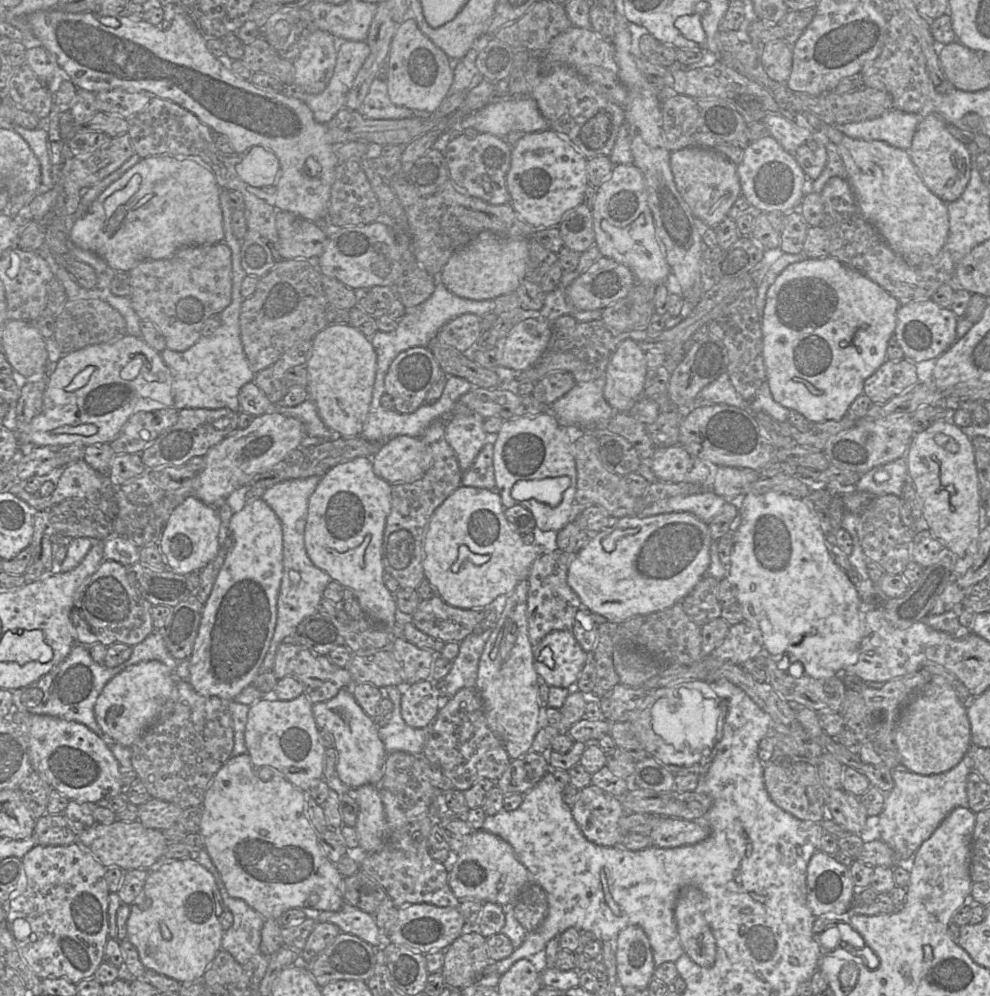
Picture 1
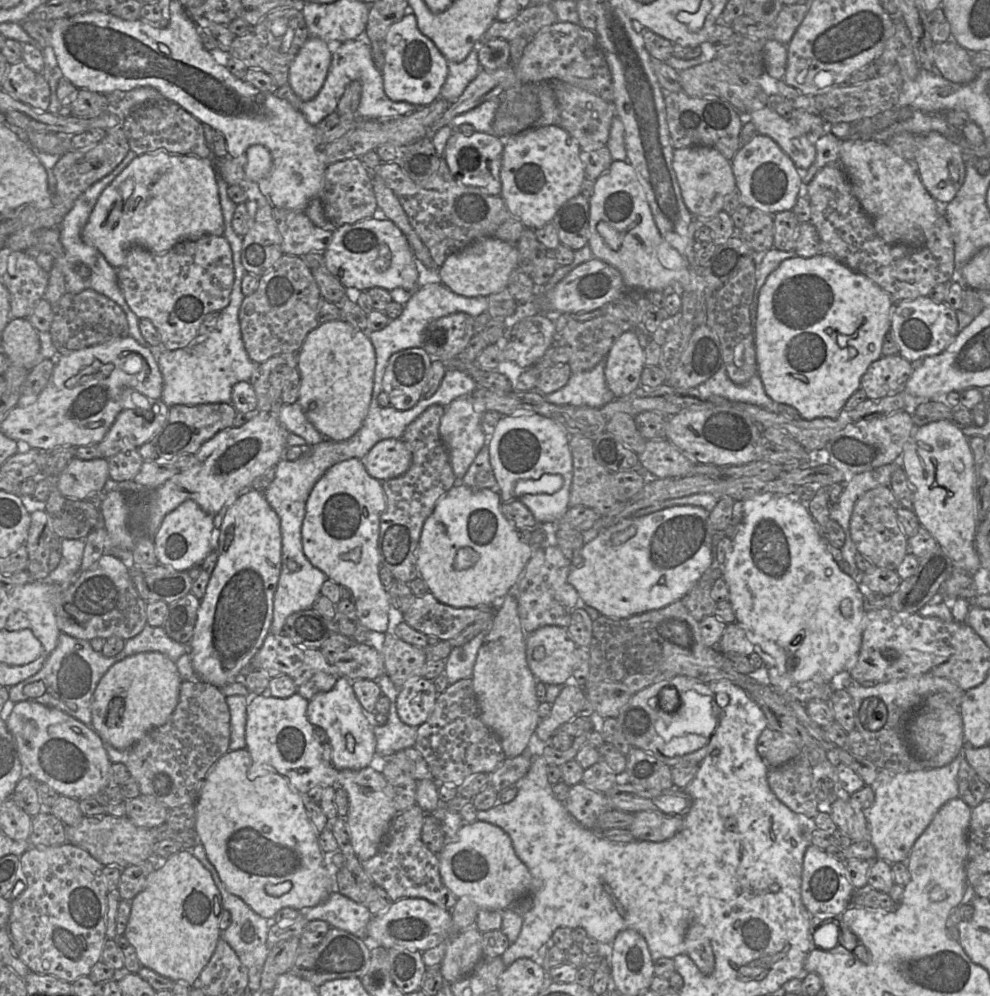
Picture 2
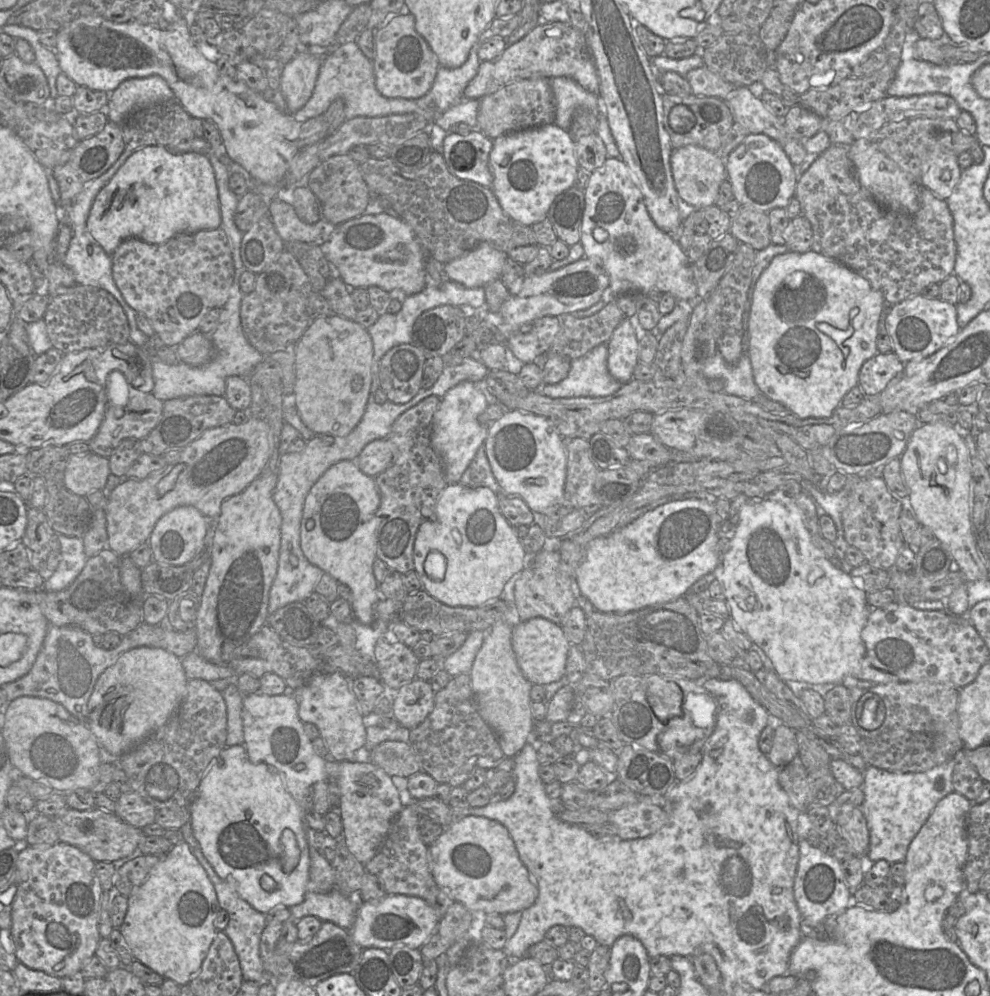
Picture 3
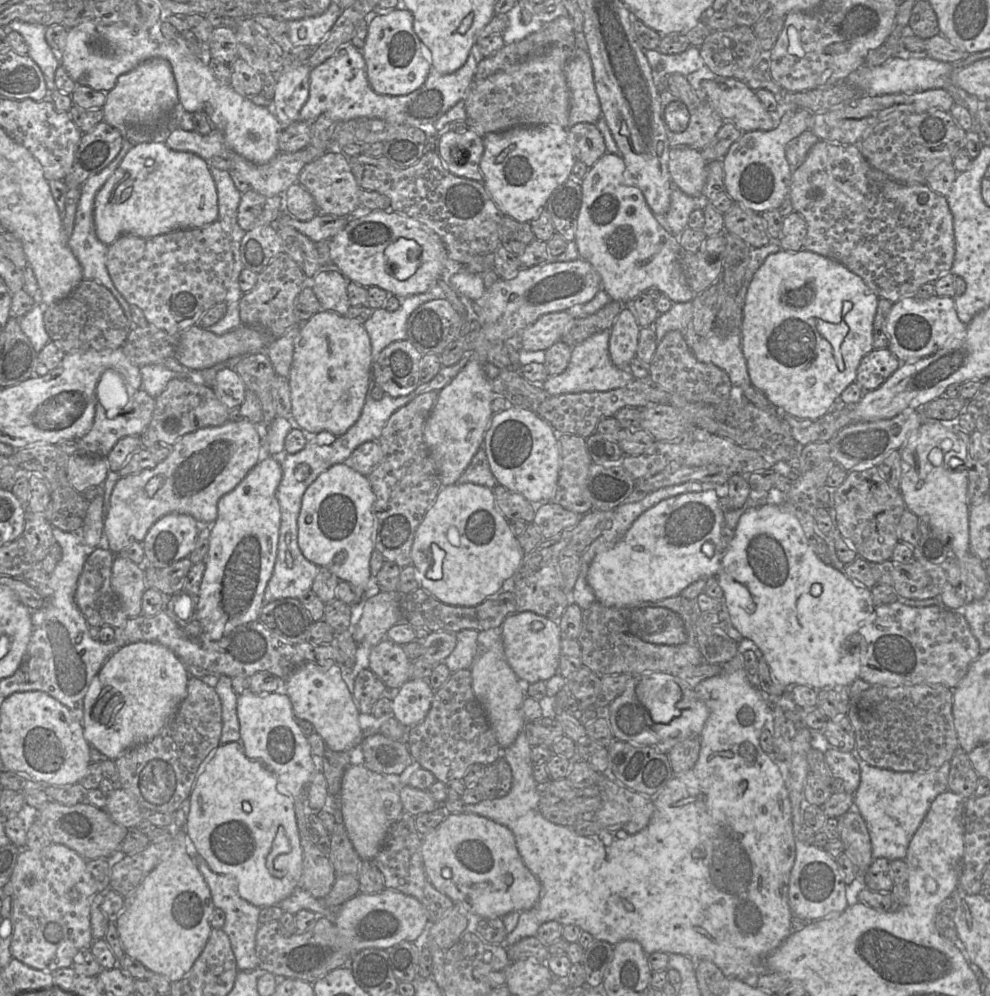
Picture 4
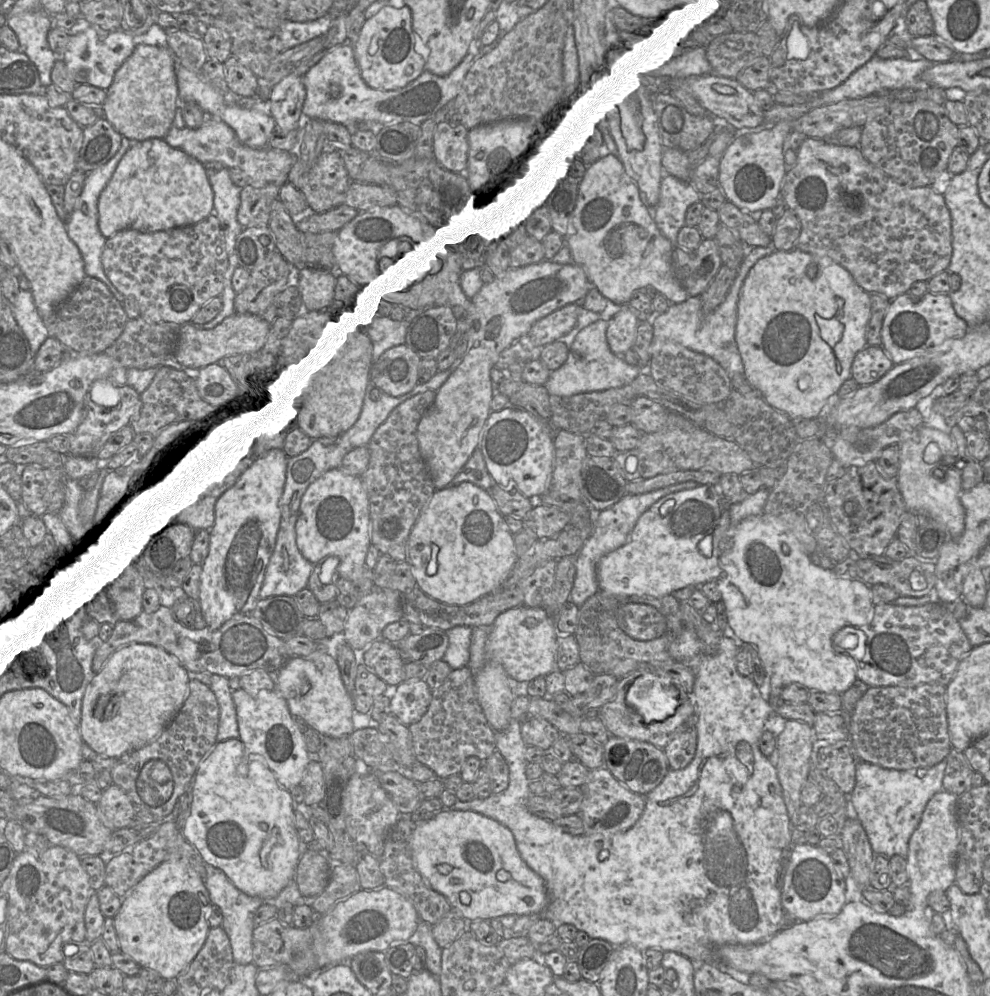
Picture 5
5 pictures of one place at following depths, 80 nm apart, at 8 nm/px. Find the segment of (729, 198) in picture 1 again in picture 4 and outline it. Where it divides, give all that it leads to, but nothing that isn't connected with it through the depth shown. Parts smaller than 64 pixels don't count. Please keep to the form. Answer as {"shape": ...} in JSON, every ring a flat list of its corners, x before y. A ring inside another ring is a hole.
{"shape":[[672,146,668,169,673,183,689,196,703,196,707,177,707,161,700,150,687,146]]}

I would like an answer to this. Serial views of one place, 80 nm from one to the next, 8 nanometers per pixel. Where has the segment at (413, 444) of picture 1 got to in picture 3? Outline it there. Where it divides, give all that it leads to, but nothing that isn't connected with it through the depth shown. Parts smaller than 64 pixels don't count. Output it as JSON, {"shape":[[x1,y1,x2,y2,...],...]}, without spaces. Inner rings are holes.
{"shape":[[376,439,367,444,355,460,367,476,376,477,388,469,396,459,396,447,389,439]]}

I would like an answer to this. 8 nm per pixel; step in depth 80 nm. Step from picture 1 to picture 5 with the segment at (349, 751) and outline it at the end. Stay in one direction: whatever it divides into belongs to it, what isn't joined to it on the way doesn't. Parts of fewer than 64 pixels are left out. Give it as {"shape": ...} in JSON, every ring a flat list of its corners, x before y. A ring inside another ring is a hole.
{"shape":[[317,648,306,657,291,657,274,677,275,690,285,698,291,714,301,717,320,735,338,738,349,736,355,730,352,696,345,689,336,660,325,651],[303,682,309,684,309,690,304,694]]}

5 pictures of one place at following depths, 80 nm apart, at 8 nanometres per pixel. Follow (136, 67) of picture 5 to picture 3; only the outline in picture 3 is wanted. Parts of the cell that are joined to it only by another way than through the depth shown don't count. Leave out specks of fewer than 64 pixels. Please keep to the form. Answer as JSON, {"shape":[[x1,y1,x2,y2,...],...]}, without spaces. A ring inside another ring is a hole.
{"shape":[[158,75,126,79,109,94,105,113,110,122,120,126,140,108,175,100,168,83]]}

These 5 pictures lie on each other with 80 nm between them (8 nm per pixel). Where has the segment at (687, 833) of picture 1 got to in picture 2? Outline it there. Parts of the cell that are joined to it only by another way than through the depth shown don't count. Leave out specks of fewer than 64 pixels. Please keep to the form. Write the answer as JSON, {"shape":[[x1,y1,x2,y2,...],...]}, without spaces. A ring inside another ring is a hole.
{"shape":[[656,811,634,813,629,827,635,840,662,842,673,837,683,826,683,816,667,815]]}

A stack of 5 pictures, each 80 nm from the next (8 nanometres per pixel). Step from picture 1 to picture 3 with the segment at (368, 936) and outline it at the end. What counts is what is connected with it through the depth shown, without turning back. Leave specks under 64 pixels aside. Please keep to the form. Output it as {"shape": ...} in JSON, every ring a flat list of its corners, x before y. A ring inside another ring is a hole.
{"shape":[[338,889,327,893,307,891,300,904,290,907,291,918,298,921,304,916,316,916,323,922,330,921,350,930,361,902,360,893,356,897,350,897]]}

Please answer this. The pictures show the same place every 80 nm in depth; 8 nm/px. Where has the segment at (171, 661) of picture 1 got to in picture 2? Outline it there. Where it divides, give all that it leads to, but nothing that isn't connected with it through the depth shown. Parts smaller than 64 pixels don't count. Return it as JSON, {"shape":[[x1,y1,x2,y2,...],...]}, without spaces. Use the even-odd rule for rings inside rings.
{"shape":[[147,624,137,636,125,640,118,662,141,652,160,652,176,663,182,655,190,654,190,645,171,639,163,626,154,627]]}

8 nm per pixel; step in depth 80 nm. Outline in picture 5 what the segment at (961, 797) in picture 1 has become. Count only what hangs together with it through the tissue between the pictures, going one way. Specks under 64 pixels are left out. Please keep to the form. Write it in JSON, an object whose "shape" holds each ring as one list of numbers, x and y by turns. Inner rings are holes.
{"shape":[[858,758,855,787,850,795,846,795,851,813,862,824,876,855,887,858,900,855,906,858,910,837,917,828,927,803,943,790,948,758,931,767,907,770,884,768]]}

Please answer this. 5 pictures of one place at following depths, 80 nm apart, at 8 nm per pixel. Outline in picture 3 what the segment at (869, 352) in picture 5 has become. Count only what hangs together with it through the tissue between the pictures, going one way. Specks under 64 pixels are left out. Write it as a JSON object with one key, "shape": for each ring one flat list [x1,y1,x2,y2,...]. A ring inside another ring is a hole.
{"shape":[[892,351,876,353,866,360,860,368,858,385,866,397,878,396,888,383,904,369,903,363]]}

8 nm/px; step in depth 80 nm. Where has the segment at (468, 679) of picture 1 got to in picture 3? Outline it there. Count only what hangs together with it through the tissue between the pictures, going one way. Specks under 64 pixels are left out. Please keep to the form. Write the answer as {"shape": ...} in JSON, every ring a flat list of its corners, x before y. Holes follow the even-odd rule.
{"shape":[[473,630,467,634,463,645,453,654,441,660,441,667,451,677,470,673,475,657,480,650,484,640,482,630]]}

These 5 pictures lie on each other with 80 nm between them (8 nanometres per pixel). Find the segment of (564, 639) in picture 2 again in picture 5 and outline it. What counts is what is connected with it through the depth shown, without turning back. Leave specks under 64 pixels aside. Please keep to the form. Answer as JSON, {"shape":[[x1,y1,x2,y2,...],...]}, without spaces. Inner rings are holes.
{"shape":[[522,604,508,609,496,617,485,644,487,659,500,663,508,676,519,683,527,683,538,676,546,677,553,670,557,670,557,636,556,621,545,609]]}

